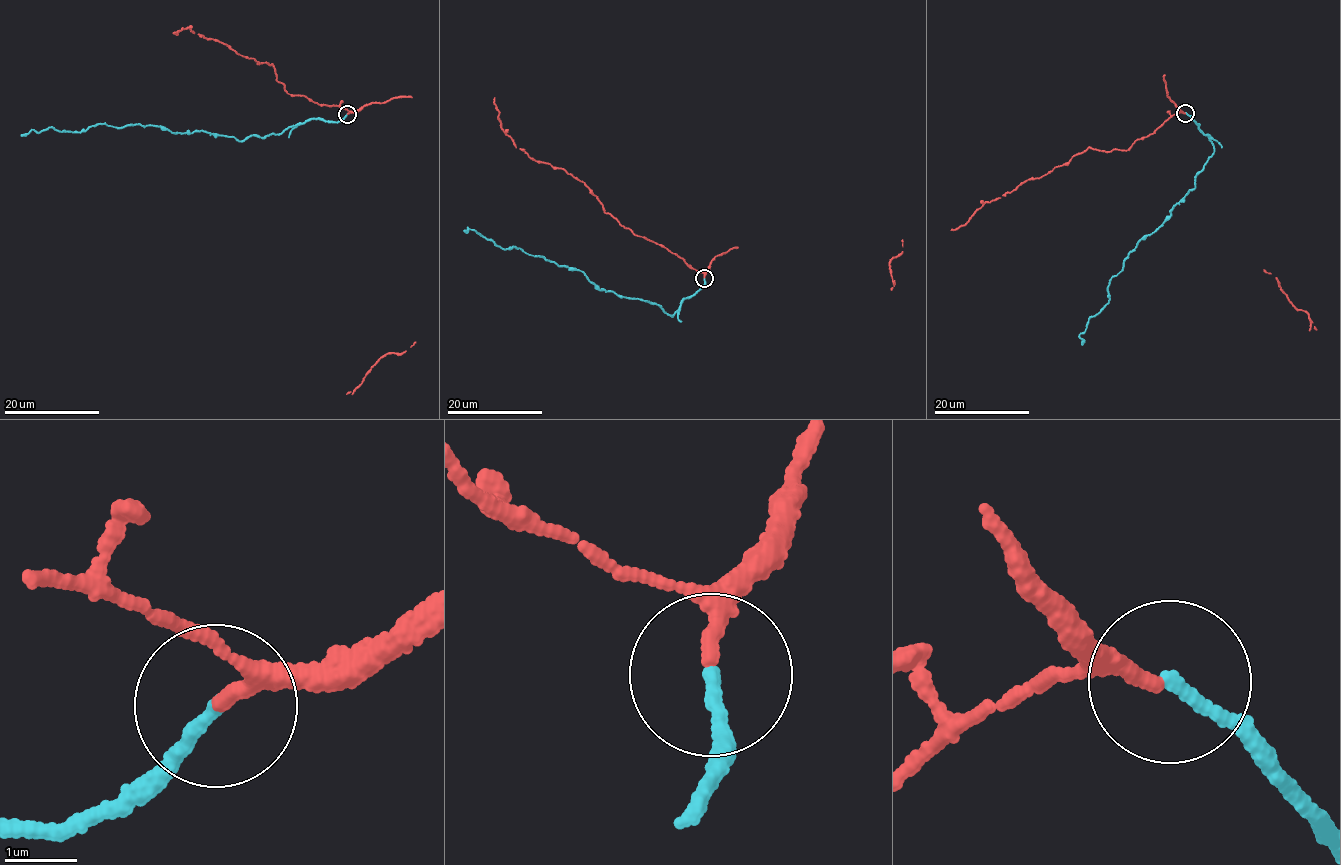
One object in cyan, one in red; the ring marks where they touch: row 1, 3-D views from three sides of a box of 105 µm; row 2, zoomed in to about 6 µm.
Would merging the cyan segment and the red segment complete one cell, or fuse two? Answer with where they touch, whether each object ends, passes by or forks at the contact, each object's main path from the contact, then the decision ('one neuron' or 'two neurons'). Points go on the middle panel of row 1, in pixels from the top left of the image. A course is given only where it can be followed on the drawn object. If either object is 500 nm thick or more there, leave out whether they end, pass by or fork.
place (704, 278); cyan ends; red passes by; course cyan (704, 278), (671, 317), (660, 305), (596, 289), (581, 271), (464, 230); course red (704, 277), (682, 257), (622, 226), (583, 182), (515, 147), (504, 132), (495, 98); one neuron

